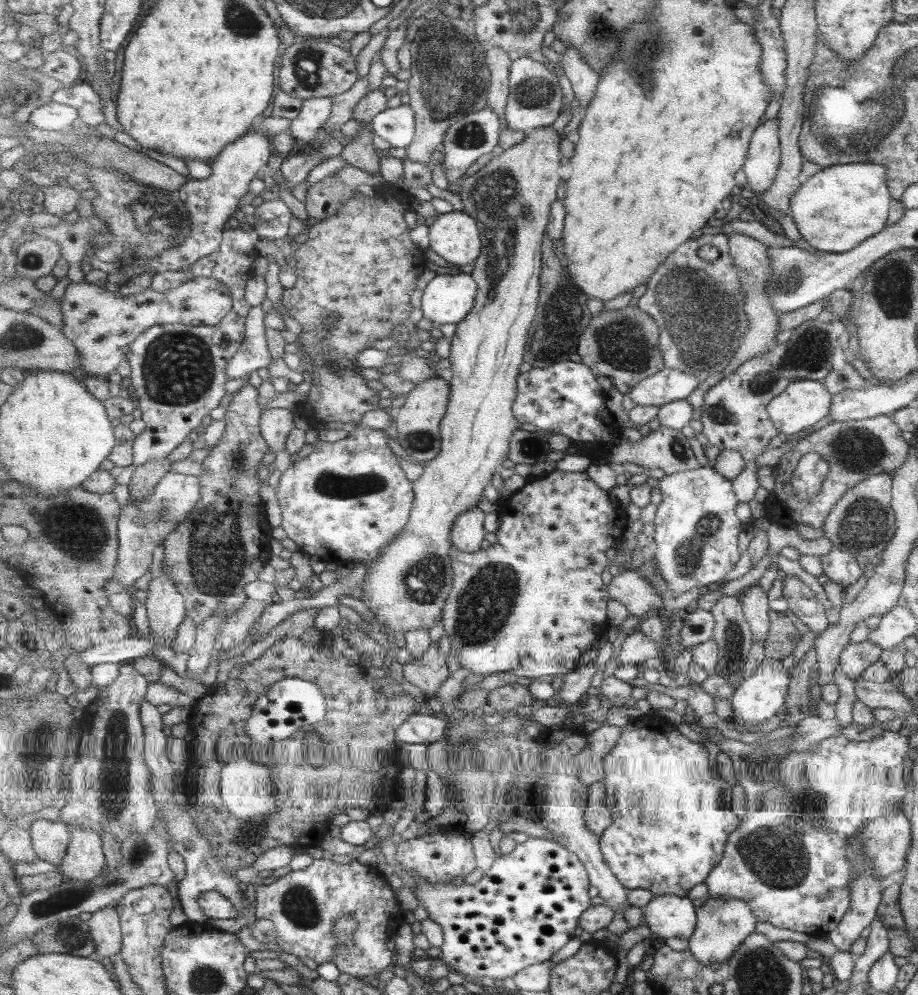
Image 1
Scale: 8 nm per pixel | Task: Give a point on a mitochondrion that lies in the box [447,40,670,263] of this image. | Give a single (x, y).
(533, 93)

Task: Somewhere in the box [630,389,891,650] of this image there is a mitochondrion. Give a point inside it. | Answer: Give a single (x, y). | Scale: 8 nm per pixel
(857, 450)

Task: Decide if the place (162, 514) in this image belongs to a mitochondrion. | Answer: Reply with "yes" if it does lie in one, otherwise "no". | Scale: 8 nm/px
yes

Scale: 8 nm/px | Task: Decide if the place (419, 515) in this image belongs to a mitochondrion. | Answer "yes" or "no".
no

